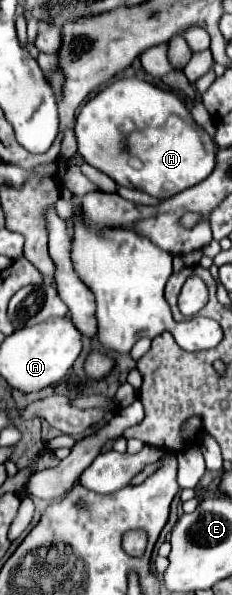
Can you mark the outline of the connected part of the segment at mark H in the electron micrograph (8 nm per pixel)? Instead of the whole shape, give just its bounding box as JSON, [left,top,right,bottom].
[74,78,216,198]

